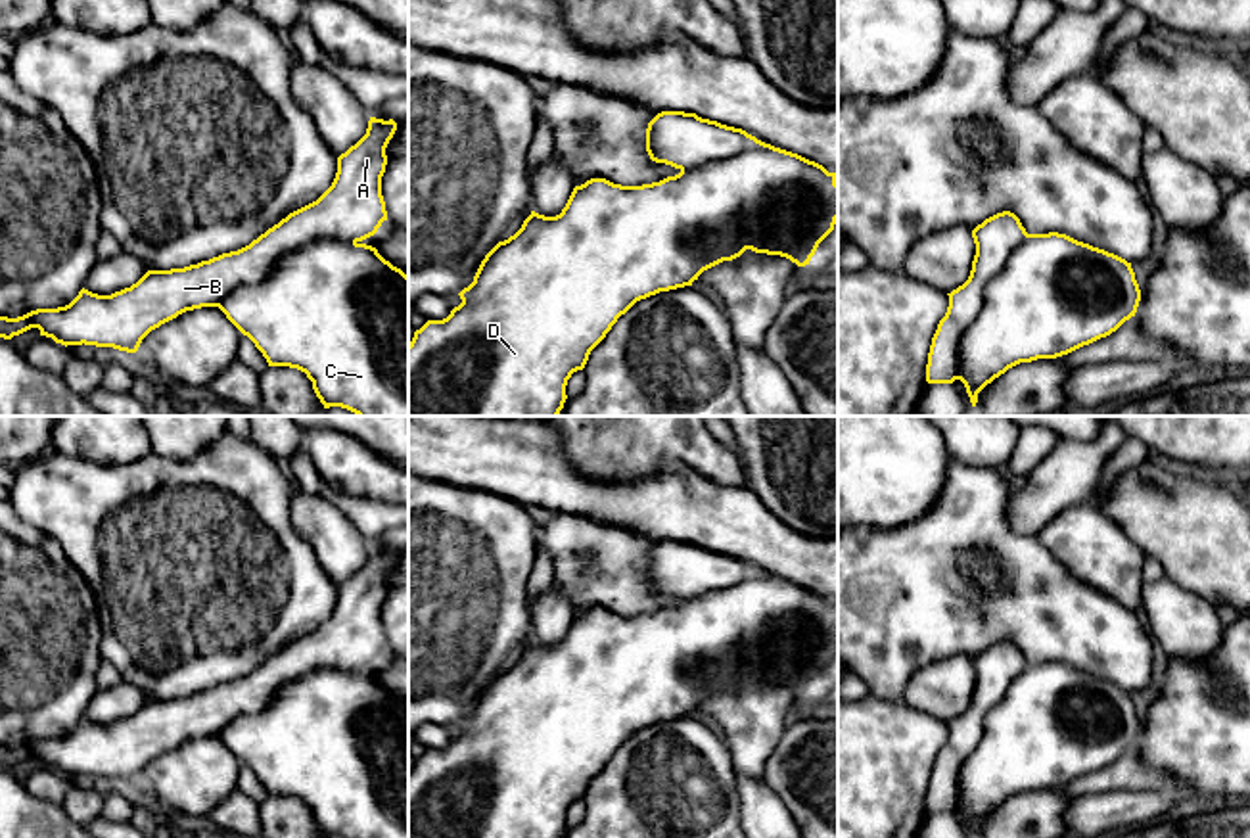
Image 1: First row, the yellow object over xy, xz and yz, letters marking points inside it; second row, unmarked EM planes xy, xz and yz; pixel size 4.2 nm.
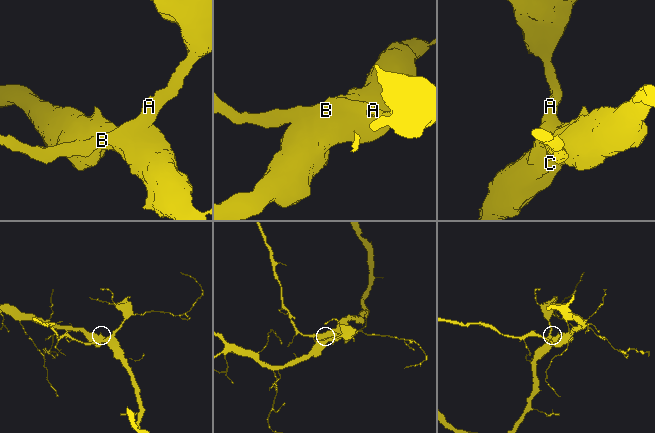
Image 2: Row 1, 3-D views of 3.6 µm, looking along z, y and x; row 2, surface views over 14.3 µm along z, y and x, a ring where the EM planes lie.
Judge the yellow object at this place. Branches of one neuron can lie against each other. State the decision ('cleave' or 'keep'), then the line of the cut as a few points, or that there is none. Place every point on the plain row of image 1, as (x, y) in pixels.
cleave; cut yz (1026, 662), (986, 714), (984, 733), (965, 758), (953, 808)

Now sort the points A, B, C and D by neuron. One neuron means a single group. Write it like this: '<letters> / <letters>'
A B / C D

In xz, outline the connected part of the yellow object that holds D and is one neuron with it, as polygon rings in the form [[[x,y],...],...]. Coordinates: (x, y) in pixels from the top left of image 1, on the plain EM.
[[[771,573],[744,579],[660,612],[621,616],[590,608],[575,616],[556,646],[535,640],[481,690],[462,733],[443,750],[428,750],[408,773],[408,838],[564,838],[566,815],[590,780],[637,731],[684,715],[746,679],[809,694],[838,650],[836,602]]]

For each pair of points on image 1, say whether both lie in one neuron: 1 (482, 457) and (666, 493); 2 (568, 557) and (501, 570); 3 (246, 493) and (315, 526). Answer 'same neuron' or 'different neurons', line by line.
1: same neuron
2: different neurons
3: different neurons

